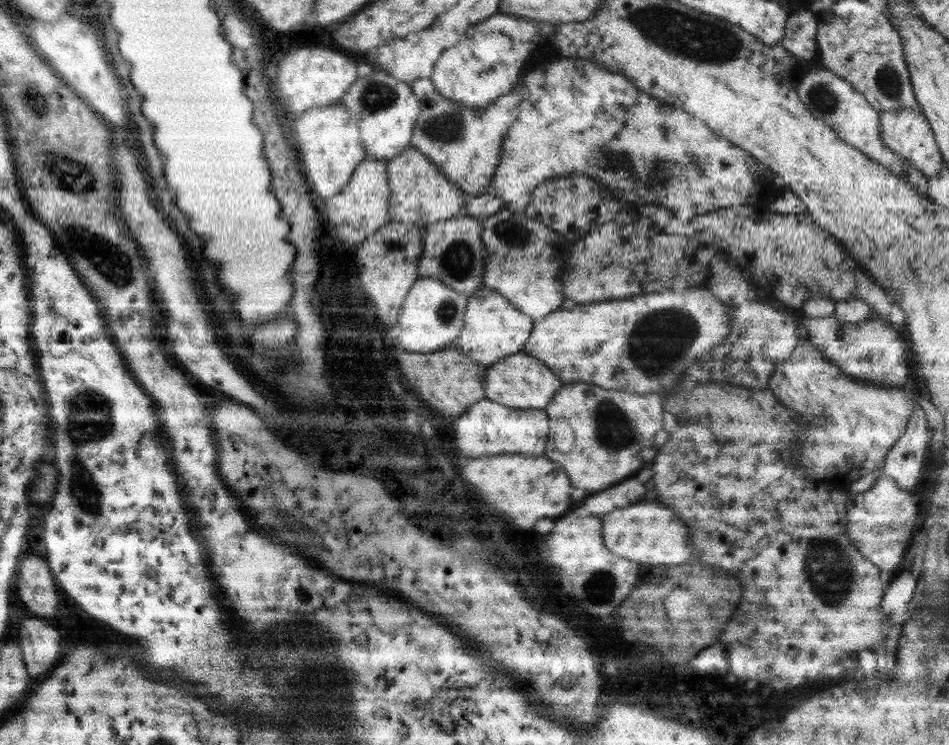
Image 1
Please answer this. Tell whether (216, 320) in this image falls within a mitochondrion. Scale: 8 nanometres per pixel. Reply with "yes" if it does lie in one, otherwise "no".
no

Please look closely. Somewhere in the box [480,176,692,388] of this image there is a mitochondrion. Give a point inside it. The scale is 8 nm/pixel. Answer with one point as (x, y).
(511, 236)

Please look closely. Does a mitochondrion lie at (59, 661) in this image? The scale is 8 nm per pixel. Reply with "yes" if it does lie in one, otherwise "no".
no

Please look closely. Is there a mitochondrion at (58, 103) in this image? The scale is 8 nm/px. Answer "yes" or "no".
no

